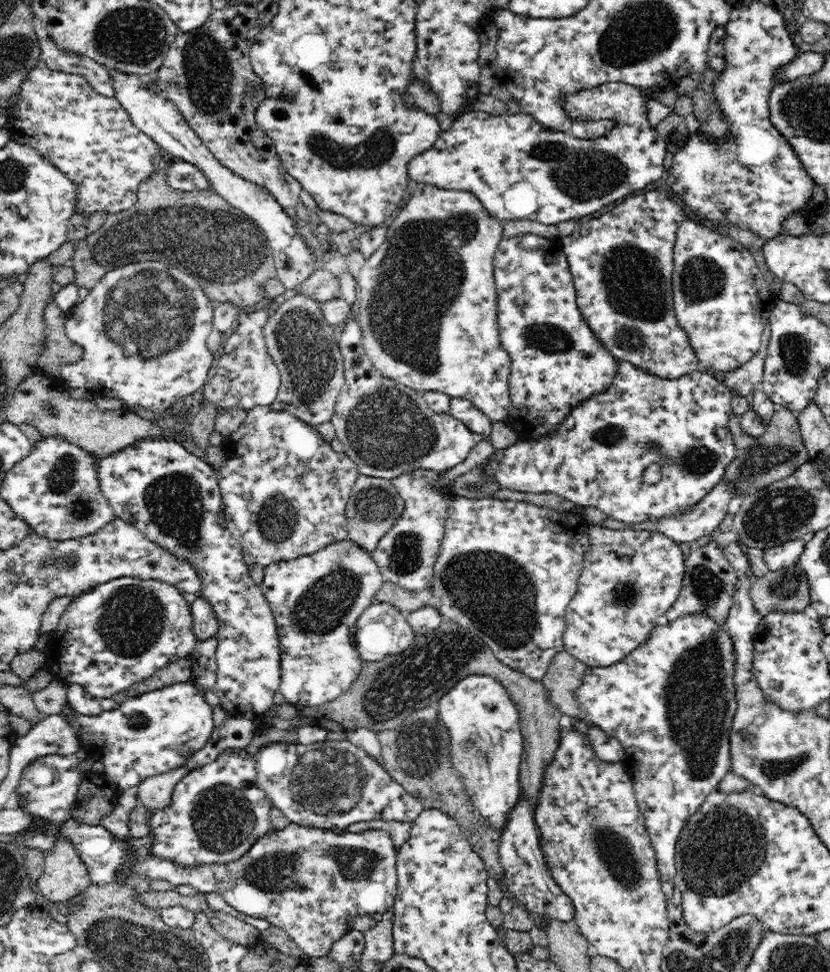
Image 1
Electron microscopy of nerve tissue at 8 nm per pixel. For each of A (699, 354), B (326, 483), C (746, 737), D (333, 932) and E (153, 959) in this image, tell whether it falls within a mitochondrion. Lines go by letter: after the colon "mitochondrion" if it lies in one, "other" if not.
A: other
B: other
C: mitochondrion
D: other
E: mitochondrion

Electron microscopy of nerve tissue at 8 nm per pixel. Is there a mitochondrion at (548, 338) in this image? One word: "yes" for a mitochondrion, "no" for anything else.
yes

